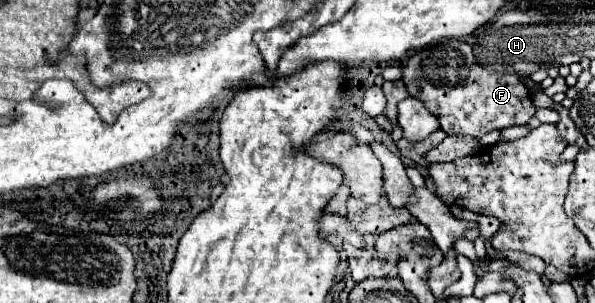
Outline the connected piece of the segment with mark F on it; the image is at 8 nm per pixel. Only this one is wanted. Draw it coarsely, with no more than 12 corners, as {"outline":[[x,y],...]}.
{"outline":[[463,40],[403,68],[445,134],[479,138],[537,112],[523,74],[487,72]]}

